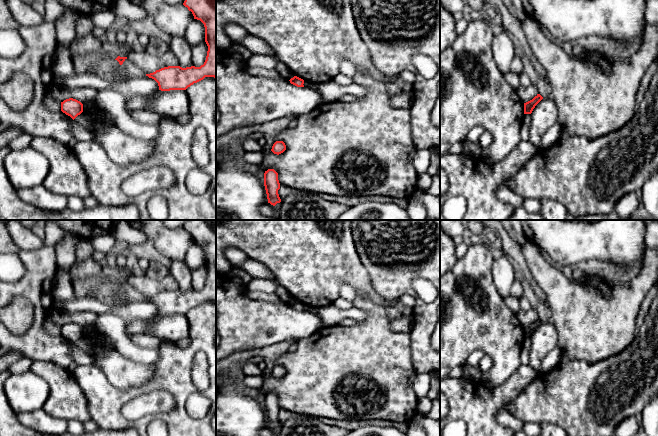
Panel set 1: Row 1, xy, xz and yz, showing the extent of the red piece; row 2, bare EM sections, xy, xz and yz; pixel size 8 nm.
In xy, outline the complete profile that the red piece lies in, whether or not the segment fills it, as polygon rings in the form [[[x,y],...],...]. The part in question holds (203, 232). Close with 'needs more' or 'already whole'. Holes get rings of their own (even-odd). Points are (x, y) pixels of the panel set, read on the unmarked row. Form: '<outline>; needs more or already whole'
[[[188,220],[183,229],[192,236],[194,243],[200,244],[205,251],[205,266],[208,270],[206,284],[200,291],[168,290],[146,298],[154,303],[161,315],[186,314],[188,311],[203,304],[205,301],[216,302],[216,220]]]; already whole

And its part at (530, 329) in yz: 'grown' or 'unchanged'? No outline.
unchanged

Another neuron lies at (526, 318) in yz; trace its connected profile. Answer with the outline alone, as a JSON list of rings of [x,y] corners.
[[[534,308],[529,309],[528,311],[519,311],[517,313],[517,318],[519,319],[521,325],[526,327],[532,324],[535,320],[537,320],[538,315]]]

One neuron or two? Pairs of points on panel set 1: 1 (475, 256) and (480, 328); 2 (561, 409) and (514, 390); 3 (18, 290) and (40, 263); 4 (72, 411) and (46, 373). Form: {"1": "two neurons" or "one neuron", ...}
{"1": "one neuron", "2": "two neurons", "3": "one neuron", "4": "one neuron"}

